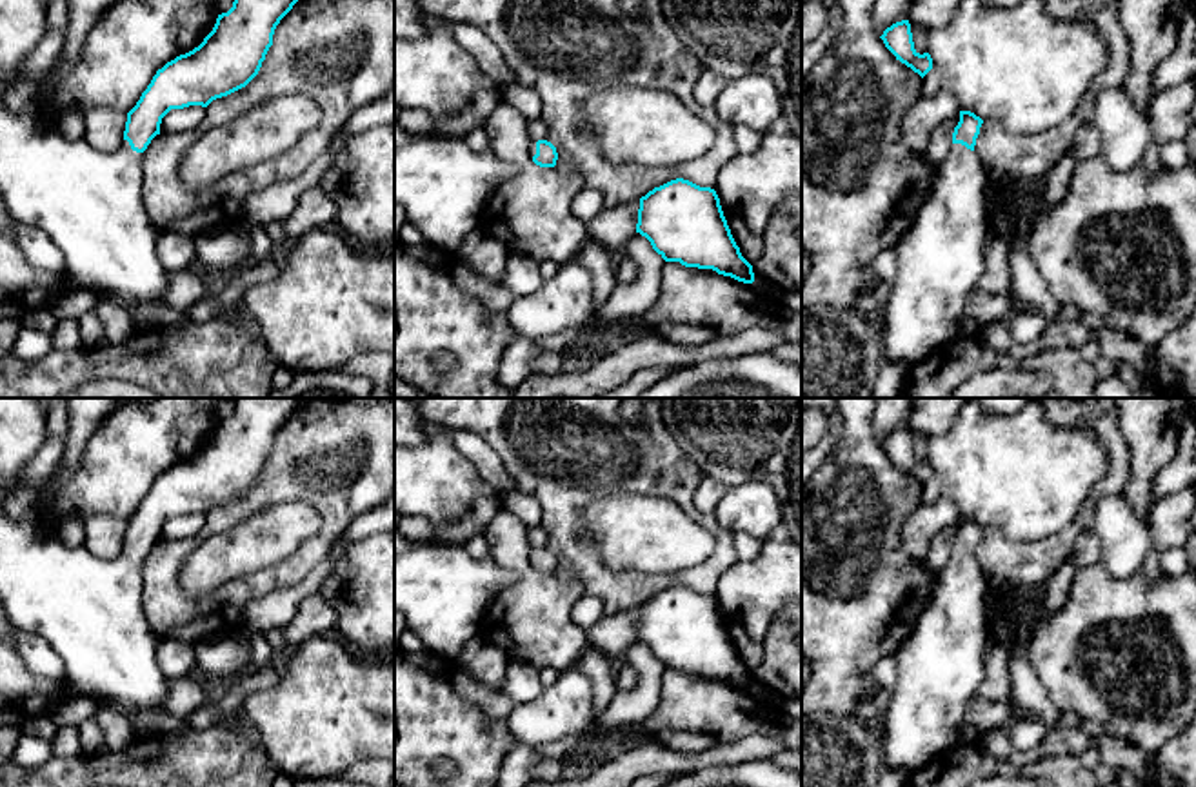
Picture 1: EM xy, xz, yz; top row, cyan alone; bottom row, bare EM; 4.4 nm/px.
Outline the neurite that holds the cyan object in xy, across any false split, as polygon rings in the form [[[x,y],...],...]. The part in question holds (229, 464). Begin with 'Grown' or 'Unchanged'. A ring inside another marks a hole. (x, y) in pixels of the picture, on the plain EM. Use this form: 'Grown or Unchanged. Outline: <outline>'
Grown. Outline: [[[234,398],[233,414],[218,422],[213,438],[193,458],[176,463],[156,478],[136,513],[127,520],[124,551],[105,560],[85,545],[69,549],[38,520],[11,520],[0,505],[0,605],[13,627],[38,634],[62,658],[64,680],[95,705],[109,705],[131,718],[138,711],[165,711],[169,678],[158,665],[158,636],[151,631],[142,605],[142,565],[151,547],[160,542],[162,525],[171,516],[207,514],[213,507],[245,494],[260,478],[280,427],[304,398]]]

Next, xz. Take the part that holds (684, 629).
Unchanged. Outline: [[[683,585],[654,594],[640,605],[636,640],[645,643],[665,669],[713,676],[743,691],[754,689],[752,672],[742,663],[723,623],[720,605],[711,594],[700,594]]]

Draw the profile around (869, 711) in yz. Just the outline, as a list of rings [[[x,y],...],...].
[[[876,689],[862,696],[854,707],[852,718],[863,725],[878,742],[883,740],[883,714],[889,703],[889,691]]]

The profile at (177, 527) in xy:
[[[189,513],[184,516],[171,516],[160,531],[162,542],[193,540],[205,525],[205,514]]]

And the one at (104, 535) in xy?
[[[115,516],[84,518],[84,545],[95,556],[113,560],[124,551],[127,522]]]

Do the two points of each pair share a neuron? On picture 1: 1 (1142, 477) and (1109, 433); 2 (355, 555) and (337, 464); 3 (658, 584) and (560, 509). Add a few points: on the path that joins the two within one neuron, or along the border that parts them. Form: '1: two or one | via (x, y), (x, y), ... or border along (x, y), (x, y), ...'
1: two | border along (1120, 418), (1131, 453), (1122, 495)
2: two | border along (340, 535), (328, 555)
3: one | via (627, 584), (606, 584), (564, 540)

